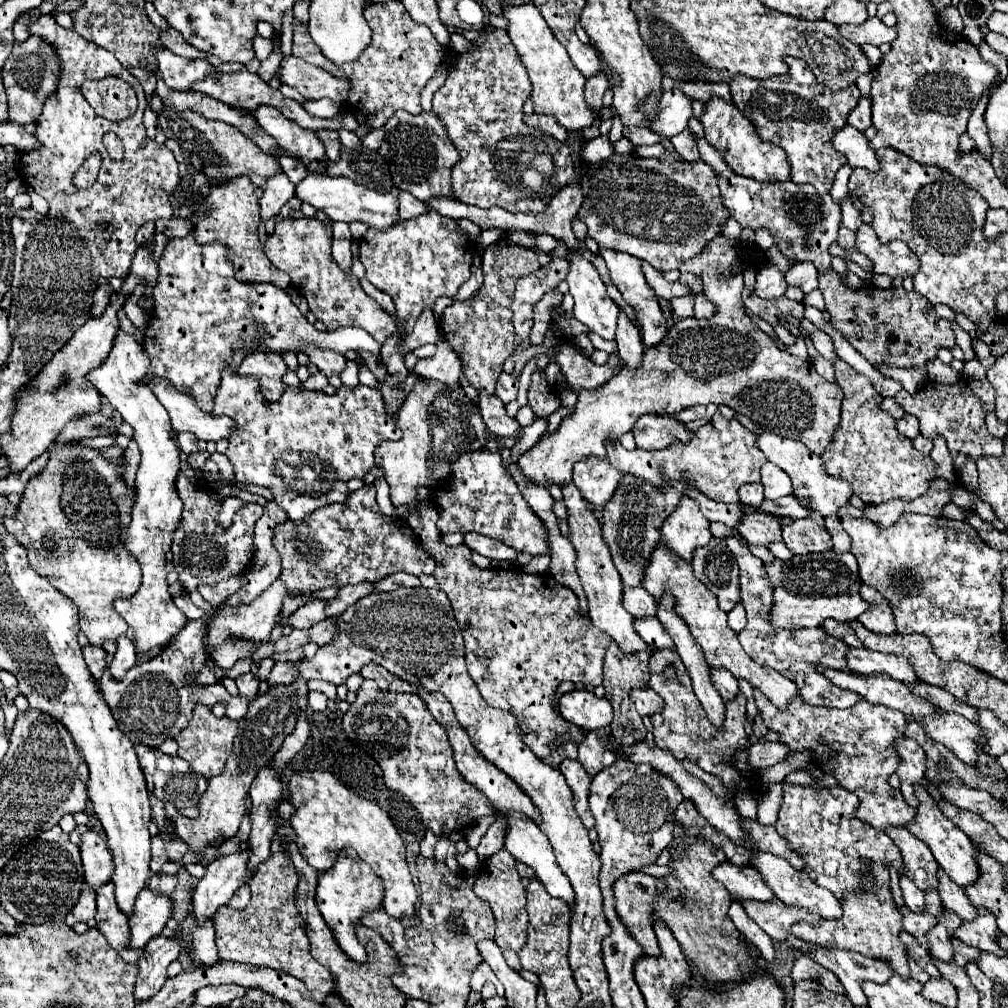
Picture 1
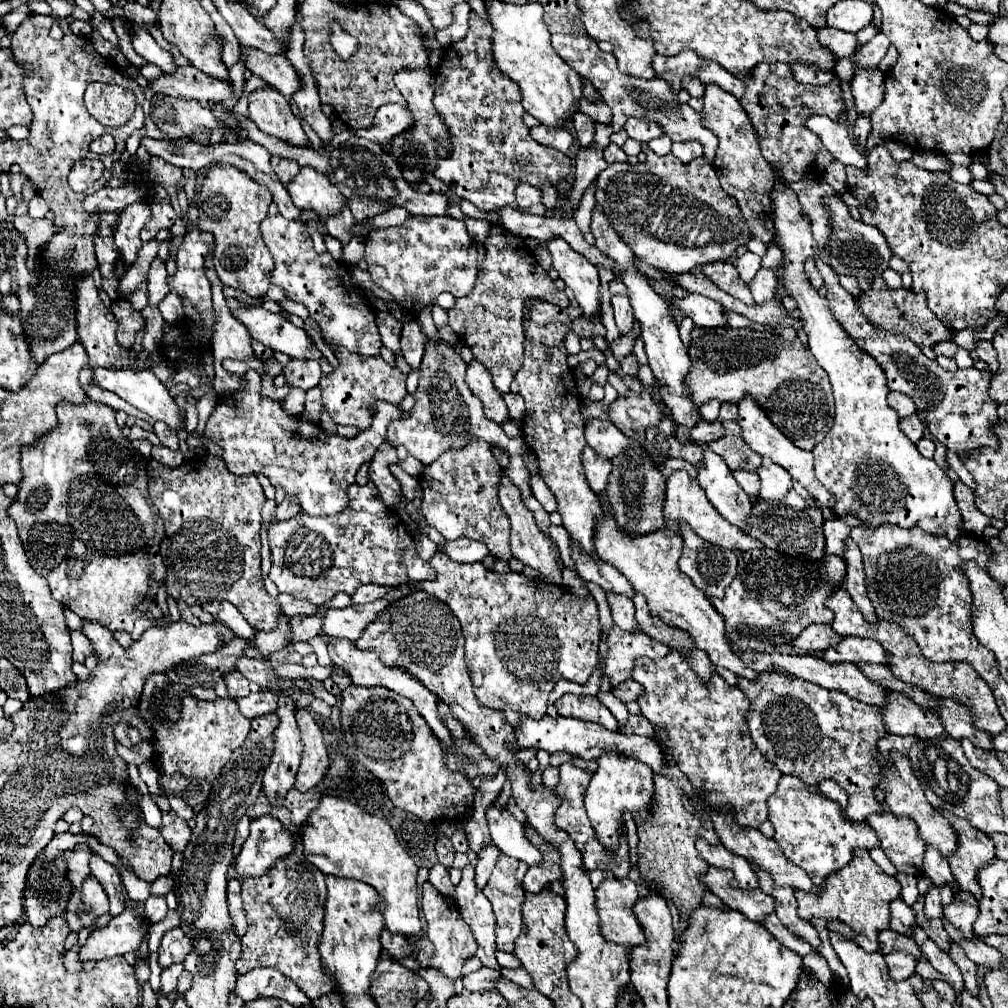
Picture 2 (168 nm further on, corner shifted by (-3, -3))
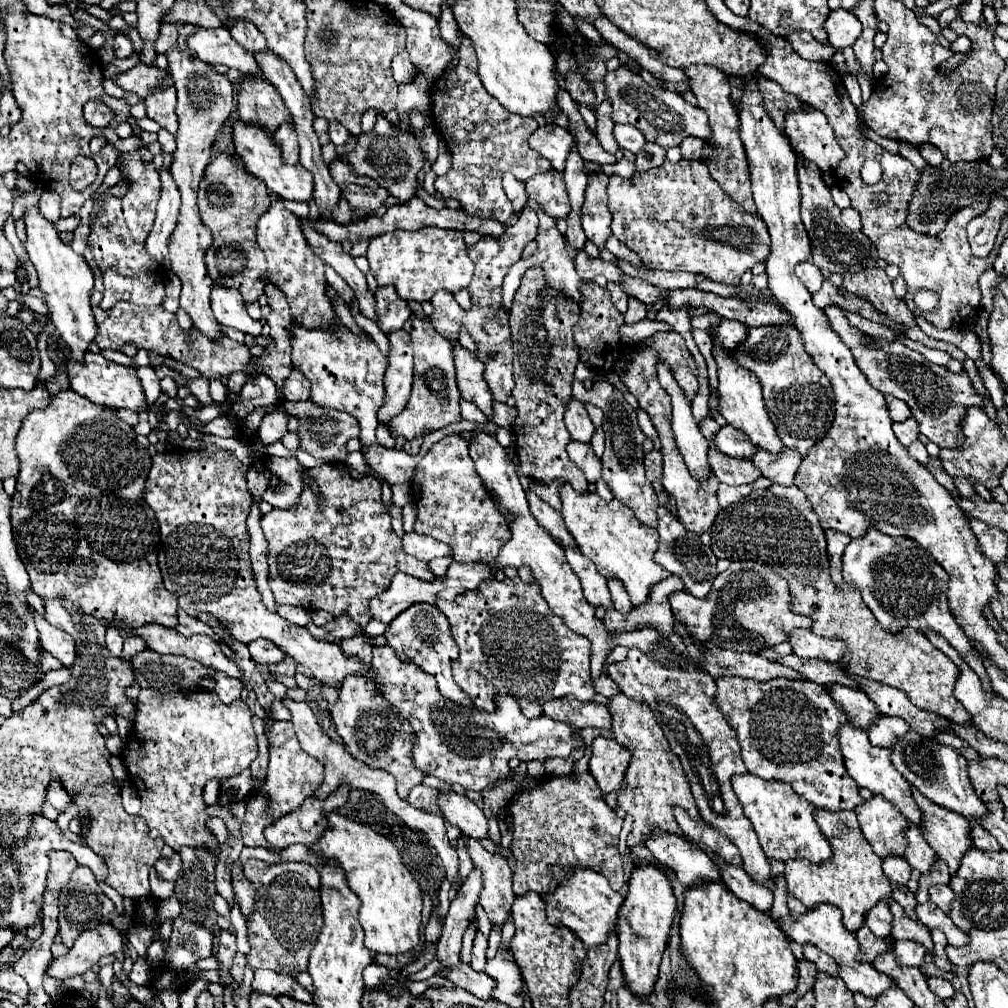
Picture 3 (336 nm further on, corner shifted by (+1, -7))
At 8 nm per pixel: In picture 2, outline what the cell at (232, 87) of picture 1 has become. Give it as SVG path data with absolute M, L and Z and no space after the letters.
M180 66L174 74L162 74L158 80L148 84L150 90L180 96L180 98L194 98L202 104L222 102L232 94L230 82L216 82L214 78L204 78L204 74L196 74L192 66Z

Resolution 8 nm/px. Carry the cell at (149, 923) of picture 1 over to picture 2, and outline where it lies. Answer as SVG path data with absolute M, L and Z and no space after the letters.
M124 910L114 916L108 926L90 932L86 944L78 948L82 962L86 960L106 960L122 956L126 952L138 952L144 934L148 932L148 922L134 910Z

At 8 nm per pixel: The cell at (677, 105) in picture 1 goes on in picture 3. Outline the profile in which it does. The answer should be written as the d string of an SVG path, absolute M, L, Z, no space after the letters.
M616 124L616 126L614 126L614 136L616 136L620 148L630 150L632 154L638 154L638 152L644 148L644 144L646 144L644 134L640 134L640 130L636 130L636 126Z

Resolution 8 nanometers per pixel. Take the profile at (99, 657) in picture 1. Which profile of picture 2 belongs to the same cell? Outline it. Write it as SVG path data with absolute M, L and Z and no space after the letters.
M70 630L70 638L72 638L72 658L74 658L74 662L84 662L92 654L92 646L90 646L88 638L84 638L84 634L80 630Z

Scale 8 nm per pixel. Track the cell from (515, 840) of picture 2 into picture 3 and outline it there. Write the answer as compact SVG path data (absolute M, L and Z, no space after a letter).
M448 792L444 796L438 796L440 814L456 824L466 836L472 838L488 838L488 820L484 812L464 794Z

